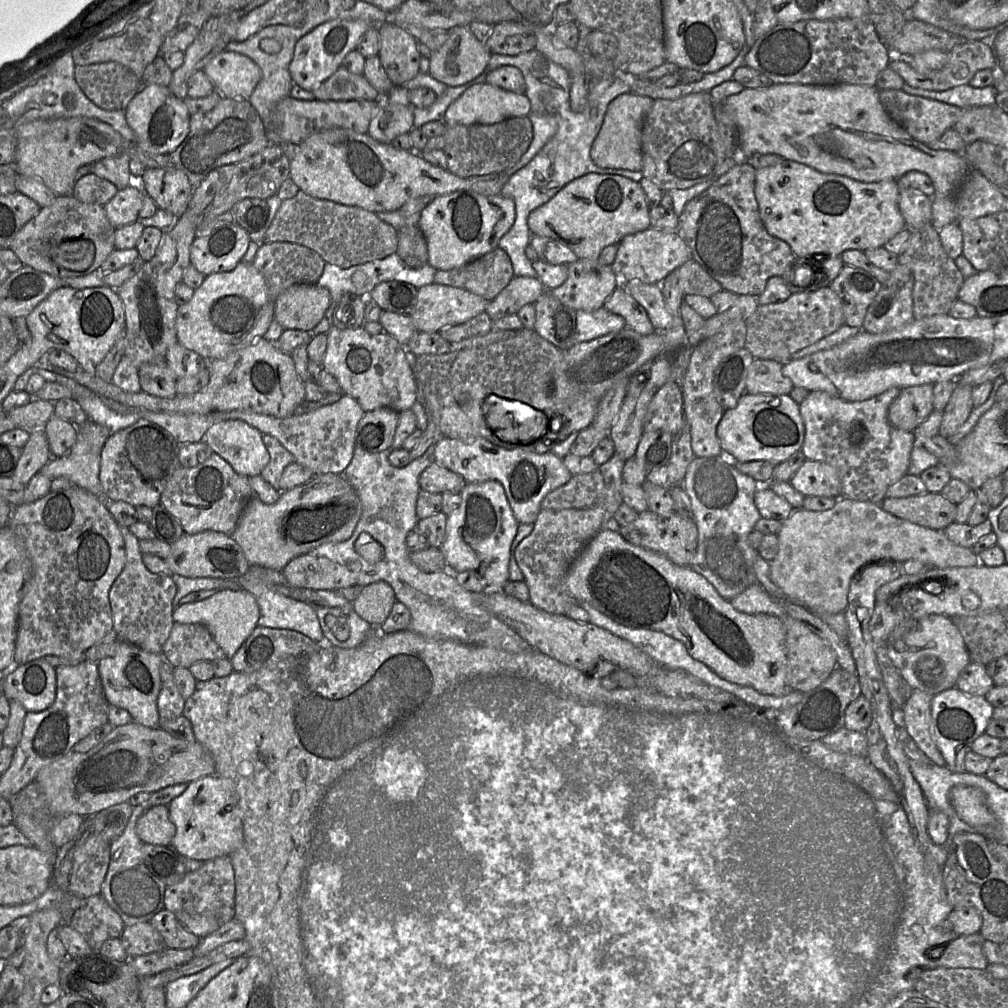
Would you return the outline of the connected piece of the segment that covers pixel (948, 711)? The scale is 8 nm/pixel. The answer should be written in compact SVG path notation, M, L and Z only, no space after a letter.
M954 686L935 695L931 701L931 727L935 744L942 753L946 767L954 772L966 772L964 760L971 744L985 733L994 707L985 696L969 695Z

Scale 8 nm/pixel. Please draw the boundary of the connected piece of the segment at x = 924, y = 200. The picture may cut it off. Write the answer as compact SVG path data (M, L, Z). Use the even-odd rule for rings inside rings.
M899 190L898 207L906 221L906 228L919 229L932 222L932 198L919 190Z

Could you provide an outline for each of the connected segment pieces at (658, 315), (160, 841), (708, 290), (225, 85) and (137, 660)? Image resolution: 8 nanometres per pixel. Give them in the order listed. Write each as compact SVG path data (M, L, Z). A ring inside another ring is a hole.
M638 280L623 283L625 291L647 312L656 332L666 332L673 325L673 316L668 311L660 284L646 284Z
M167 805L150 808L136 822L136 834L144 844L168 847L175 833Z
M692 259L678 269L678 285L684 295L698 295L708 299L723 291L720 283Z
M226 50L217 54L203 70L216 89L232 99L248 100L262 78L261 69L252 59Z
M113 629L84 654L87 662L97 663L104 695L110 706L127 710L132 722L152 729L159 728L157 698L161 688L159 667L164 660L162 654L121 642Z

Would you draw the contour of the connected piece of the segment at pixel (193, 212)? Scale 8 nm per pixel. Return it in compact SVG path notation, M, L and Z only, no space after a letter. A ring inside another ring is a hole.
M188 208L181 217L176 218L173 226L164 232L153 258L115 289L123 304L125 329L96 368L96 376L101 380L111 382L123 355L138 369L142 364L154 359L165 359L168 349L178 342L175 329L178 305L175 302L174 289L182 280L184 270L190 265L190 249L200 224L201 215L197 214L197 208Z

